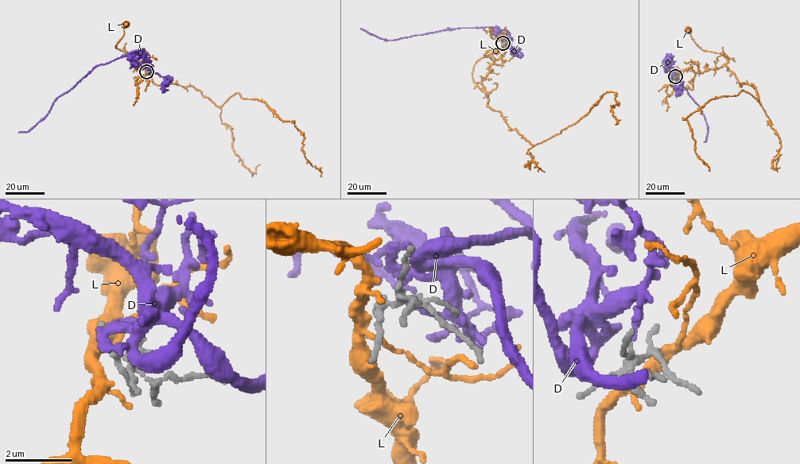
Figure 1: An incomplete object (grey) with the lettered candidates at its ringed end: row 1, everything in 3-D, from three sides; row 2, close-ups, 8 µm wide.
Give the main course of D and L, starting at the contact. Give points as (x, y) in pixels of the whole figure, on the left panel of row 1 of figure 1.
D: (148, 71), (146, 66), (133, 62), (127, 55), (96, 65), (59, 95), (36, 124), (18, 133)
L: (145, 71), (149, 65), (145, 64), (139, 68), (133, 63), (135, 58), (114, 46), (124, 32), (126, 25)

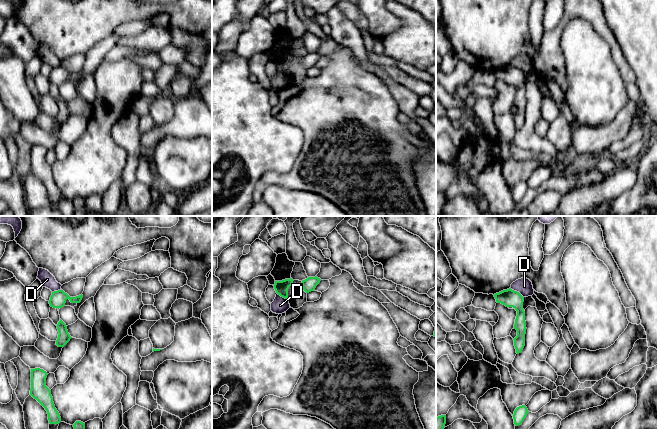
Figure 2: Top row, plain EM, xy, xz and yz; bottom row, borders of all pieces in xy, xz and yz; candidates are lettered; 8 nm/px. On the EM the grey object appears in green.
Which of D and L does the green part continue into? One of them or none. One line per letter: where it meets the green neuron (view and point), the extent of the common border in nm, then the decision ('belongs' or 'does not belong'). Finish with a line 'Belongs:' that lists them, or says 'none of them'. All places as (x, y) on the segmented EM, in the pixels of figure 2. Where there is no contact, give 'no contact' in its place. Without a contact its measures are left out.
D: contact yz (516, 291); length 140 nm; does not belong
L: no contact; belongs
Belongs: L

